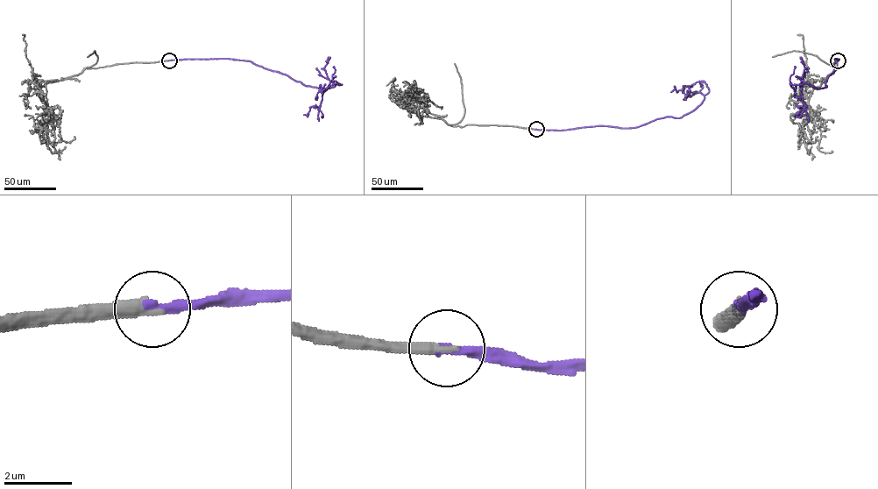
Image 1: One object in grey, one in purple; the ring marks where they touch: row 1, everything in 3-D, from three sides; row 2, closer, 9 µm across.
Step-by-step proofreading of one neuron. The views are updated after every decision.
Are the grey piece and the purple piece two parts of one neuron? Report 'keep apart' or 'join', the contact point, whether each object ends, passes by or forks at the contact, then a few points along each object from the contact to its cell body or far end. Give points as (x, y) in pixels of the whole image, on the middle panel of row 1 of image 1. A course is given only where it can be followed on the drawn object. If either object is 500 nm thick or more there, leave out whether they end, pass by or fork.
join; at (536, 129); grey ends there; purple ends there; grey runs (536, 129), (448, 125), (408, 108), (408, 100), (416, 101), (407, 94), (423, 92); purple runs (536, 129), (633, 128), (667, 116), (681, 117), (704, 98), (700, 92), (687, 95), (682, 89), (670, 92)

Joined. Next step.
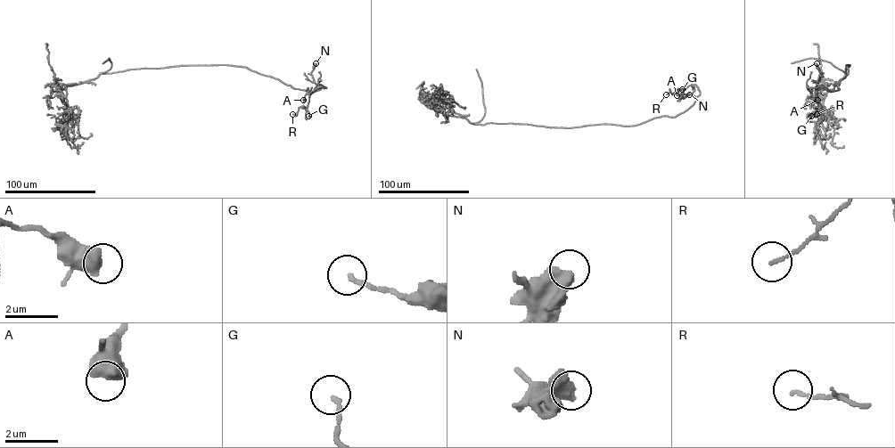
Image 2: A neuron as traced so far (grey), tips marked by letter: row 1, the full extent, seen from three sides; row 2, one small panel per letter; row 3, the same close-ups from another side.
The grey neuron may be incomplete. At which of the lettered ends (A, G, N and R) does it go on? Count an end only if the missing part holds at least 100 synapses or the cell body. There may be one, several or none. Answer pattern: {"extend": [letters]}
{"extend": []}

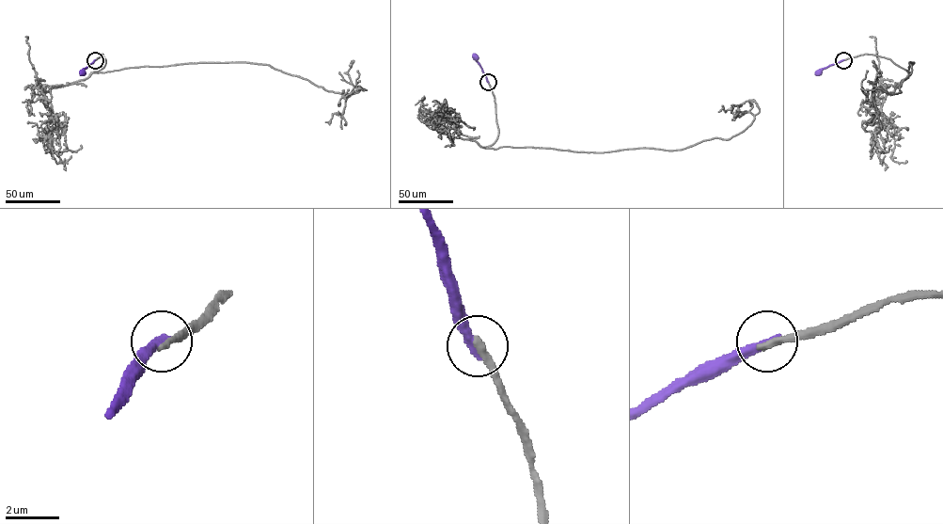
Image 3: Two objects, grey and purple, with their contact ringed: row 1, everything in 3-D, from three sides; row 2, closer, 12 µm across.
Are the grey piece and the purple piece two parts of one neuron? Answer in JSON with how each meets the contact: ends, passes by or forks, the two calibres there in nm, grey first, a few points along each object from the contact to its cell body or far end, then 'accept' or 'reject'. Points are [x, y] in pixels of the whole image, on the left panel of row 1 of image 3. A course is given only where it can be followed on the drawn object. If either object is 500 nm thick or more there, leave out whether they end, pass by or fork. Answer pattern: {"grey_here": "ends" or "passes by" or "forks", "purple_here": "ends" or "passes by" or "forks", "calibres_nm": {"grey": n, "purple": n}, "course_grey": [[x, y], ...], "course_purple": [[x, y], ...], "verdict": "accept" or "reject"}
{"grey_here": "ends", "purple_here": "ends", "calibres_nm": {"grey": 300, "purple": 360}, "course_grey": [[95, 60], [105, 64], [91, 73], [247, 62], [327, 90], [359, 86], [325, 121]], "course_purple": [[95, 59], [83, 72]], "verdict": "reject"}

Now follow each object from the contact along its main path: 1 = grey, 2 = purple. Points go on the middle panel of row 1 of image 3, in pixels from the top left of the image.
1: (488, 82), (498, 134), (485, 148), (679, 150), (730, 139), (754, 119), (750, 112), (718, 112)
2: (488, 82), (476, 57)

